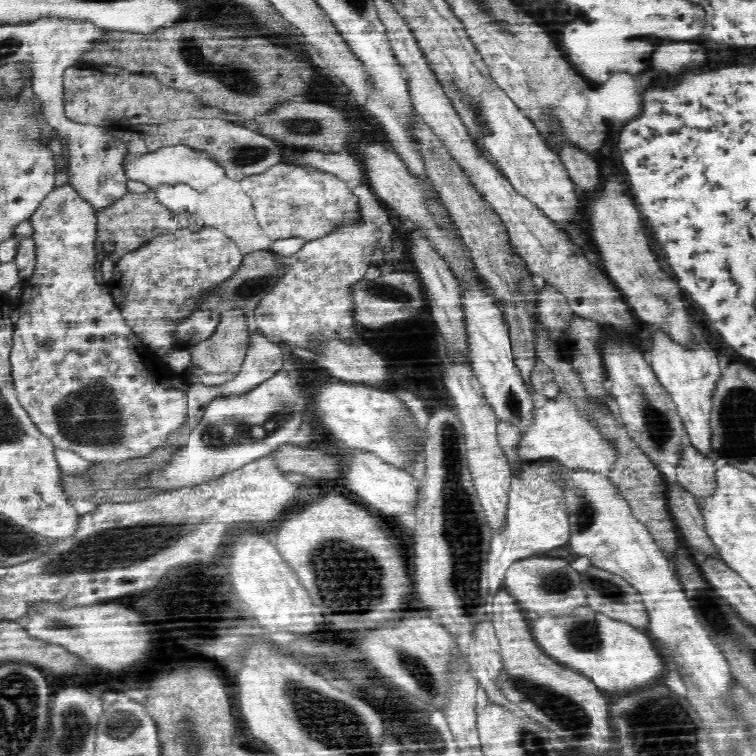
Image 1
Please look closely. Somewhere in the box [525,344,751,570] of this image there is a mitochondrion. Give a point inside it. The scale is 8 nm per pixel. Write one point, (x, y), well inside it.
(657, 424)

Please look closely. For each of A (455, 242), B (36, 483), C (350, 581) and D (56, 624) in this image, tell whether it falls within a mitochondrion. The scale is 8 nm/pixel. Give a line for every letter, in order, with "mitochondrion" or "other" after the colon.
A: other
B: other
C: mitochondrion
D: mitochondrion

